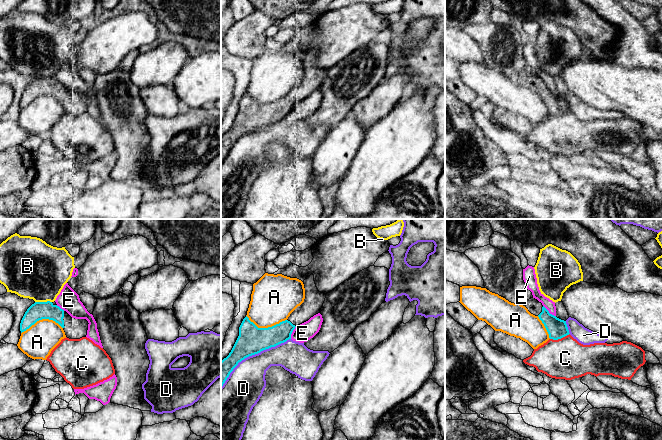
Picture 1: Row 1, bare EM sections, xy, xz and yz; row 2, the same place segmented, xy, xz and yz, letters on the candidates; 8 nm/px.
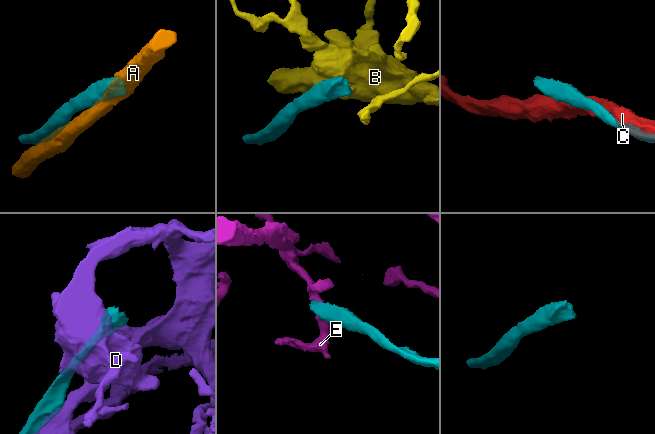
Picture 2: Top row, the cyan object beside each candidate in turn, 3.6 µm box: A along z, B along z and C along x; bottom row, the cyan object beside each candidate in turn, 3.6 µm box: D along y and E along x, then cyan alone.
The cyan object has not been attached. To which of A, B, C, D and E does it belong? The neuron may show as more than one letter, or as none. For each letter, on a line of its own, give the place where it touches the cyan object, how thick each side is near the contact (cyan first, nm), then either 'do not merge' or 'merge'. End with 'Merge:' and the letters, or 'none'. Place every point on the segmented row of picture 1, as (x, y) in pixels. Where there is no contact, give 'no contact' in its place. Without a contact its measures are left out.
A: xy (41, 319) | 140/260 nm | do not merge
B: xy (43, 302) | 140/440 nm | do not merge
C: yz (559, 338) | 160/320 nm | do not merge
D: xz (252, 354) | 220/300 nm | do not merge
E: yz (548, 312) | 160/80 nm | do not merge
Merge: none

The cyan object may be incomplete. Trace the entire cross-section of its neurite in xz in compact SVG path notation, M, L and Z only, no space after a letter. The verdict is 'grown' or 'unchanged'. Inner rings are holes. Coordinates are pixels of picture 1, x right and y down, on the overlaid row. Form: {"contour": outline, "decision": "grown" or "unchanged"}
{"contour": "M313 274L308 276L303 284L304 302L290 314L287 320L272 327L258 328L247 316L243 319L239 327L239 336L231 352L221 361L221 387L239 362L291 339L296 326L320 313L326 294L318 291Z", "decision": "grown"}

